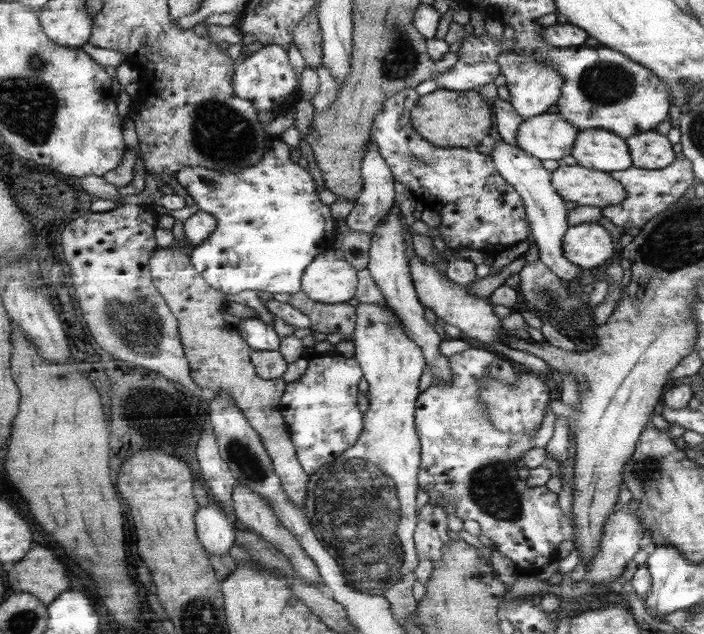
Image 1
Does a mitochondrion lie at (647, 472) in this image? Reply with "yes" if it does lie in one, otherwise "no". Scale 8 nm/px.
yes

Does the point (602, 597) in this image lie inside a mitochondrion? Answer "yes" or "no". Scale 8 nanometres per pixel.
no

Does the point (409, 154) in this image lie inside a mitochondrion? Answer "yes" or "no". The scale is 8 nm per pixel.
yes

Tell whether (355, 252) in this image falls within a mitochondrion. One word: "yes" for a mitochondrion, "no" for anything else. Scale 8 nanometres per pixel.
no

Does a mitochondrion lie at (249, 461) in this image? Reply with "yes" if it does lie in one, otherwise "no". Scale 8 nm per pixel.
yes

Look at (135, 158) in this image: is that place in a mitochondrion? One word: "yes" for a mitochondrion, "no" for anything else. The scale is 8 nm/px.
no

